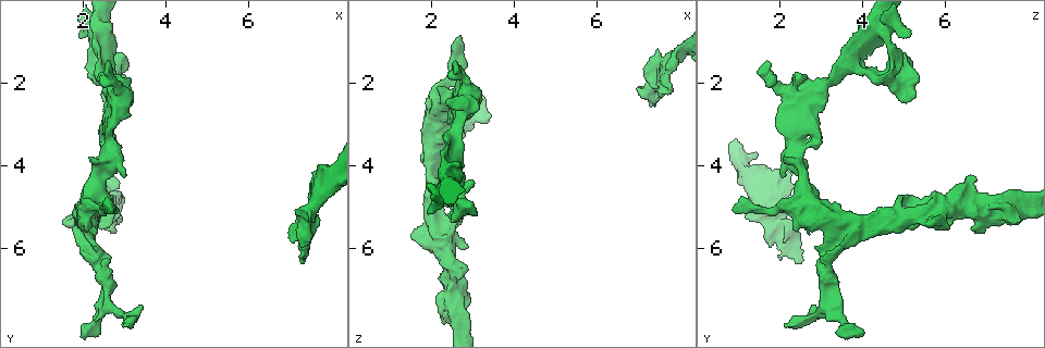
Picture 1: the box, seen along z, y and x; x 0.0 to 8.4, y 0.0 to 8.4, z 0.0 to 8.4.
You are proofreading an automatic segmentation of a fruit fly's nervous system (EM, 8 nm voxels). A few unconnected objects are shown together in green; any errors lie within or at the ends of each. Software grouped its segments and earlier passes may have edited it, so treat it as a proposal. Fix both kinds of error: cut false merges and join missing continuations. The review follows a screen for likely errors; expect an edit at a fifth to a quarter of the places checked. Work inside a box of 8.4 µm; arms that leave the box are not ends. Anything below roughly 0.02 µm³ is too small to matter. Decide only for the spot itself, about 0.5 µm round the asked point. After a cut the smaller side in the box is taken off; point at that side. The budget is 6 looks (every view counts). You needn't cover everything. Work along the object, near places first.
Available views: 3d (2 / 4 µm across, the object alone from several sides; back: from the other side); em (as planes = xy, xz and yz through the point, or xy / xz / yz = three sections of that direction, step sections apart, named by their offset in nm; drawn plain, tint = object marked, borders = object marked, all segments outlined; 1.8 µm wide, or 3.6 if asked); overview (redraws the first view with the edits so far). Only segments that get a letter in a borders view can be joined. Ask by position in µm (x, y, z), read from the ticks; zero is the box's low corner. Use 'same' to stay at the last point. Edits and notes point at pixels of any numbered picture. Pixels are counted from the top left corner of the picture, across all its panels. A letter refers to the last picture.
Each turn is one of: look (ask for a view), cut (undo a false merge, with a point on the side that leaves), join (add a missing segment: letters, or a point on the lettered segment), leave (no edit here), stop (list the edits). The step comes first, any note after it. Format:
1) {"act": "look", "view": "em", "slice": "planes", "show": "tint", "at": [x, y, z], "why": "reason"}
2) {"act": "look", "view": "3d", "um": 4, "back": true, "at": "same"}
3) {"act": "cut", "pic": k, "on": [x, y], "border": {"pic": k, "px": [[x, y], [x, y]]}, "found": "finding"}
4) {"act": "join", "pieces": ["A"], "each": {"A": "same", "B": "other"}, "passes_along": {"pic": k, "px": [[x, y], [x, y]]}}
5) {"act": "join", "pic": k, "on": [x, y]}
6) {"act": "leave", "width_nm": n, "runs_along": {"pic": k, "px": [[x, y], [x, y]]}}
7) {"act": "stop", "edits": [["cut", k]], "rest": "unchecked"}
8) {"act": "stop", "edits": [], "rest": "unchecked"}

{"act": "look", "view": "em", "slice": "planes", "show": "borders", "at": [7.30, 6.30, 2.50], "why": "an open end"}

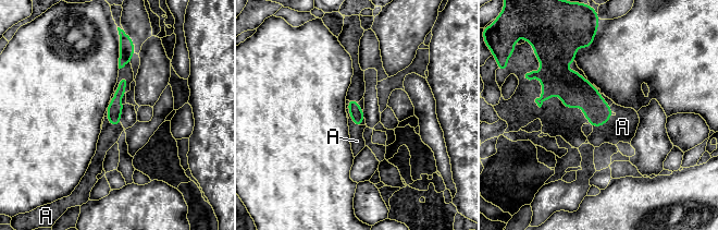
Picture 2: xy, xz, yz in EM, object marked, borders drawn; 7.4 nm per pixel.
{"act": "join", "pieces": ["A"], "each": {"A": "same"}, "passes_along": {"pic": 2, "px": [[595, 109], [603, 124], [622, 126]]}, "found": "it goes on there"}

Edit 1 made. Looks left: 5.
{"act": "look", "view": "overview", "why": "redraw"}

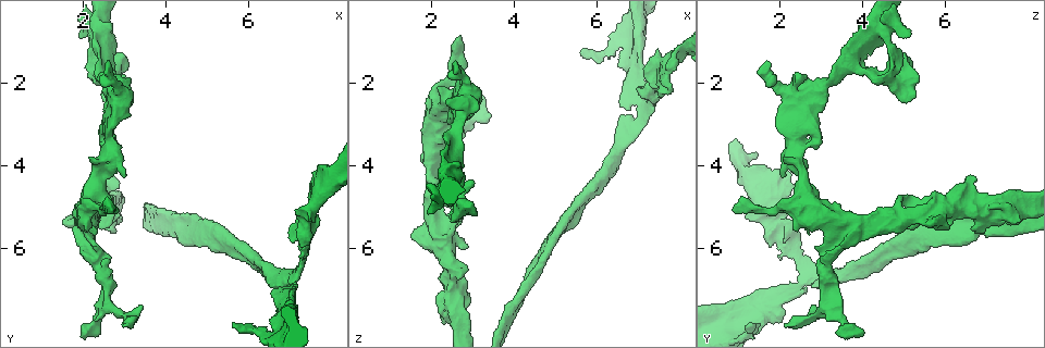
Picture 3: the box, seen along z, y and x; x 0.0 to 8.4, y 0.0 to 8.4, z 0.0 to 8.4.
{"act": "look", "view": "em", "um": 3.6, "slice": "xz", "step": 16, "show": "tint", "at": [2.40, 5.00, 6.35], "why": "two arms at a narrow angle"}

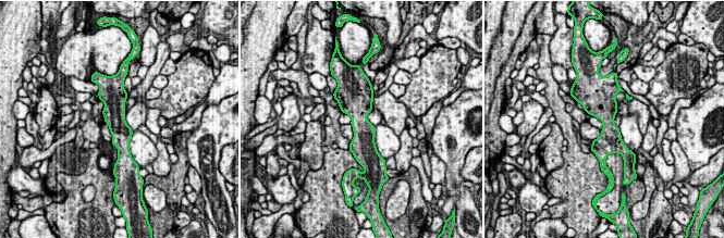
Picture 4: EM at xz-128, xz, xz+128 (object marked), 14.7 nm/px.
{"act": "look", "view": "em", "um": 3.6, "slice": "planes", "show": "borders", "at": "same", "why": "another direction"}

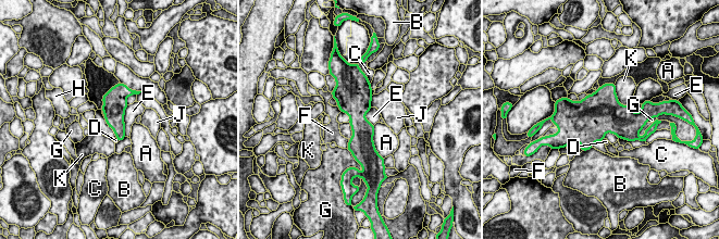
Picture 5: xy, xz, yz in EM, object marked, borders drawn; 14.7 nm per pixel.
{"act": "leave", "longest_contact_nm": ["E", 480], "each": {"A": "other", "B": "other", "C": "other", "D": "other", "E": "other", "F": "other", "G": "other", "H": "other", "J": "other", "K": "other"}, "border": {"pic": 5, "px": [[127, 104], [124, 111], [124, 136]]}, "found": "all the same neuron"}

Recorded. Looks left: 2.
{"act": "look", "view": "em", "slice": "planes", "show": "tint", "at": [2.65, 3.00, 2.50], "why": "three-way junction"}

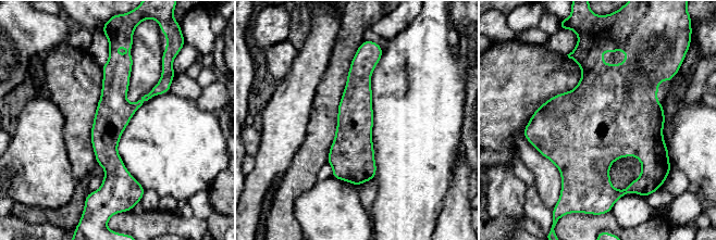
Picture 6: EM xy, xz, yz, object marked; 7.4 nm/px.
{"act": "look", "view": "em", "slice": "planes", "show": "borders", "at": "same"}

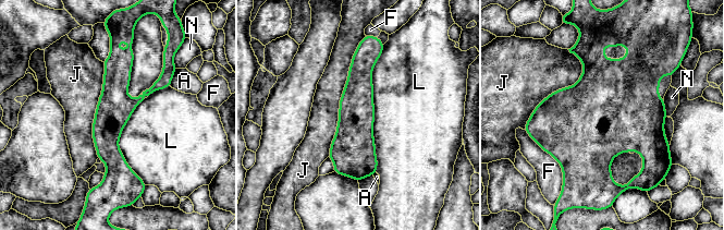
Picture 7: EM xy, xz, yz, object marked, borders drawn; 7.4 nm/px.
{"act": "leave", "longest_contact_nm": ["L", 950], "each": {"A": "other", "F": "other", "J": "other", "L": "other", "N": "other"}, "found": "one neuron here"}

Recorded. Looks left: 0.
{"act": "stop", "edits": [["join", 2]], "rest": "unchecked"}

